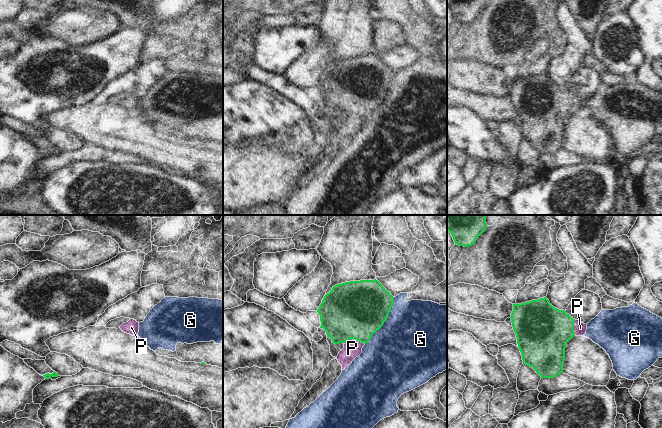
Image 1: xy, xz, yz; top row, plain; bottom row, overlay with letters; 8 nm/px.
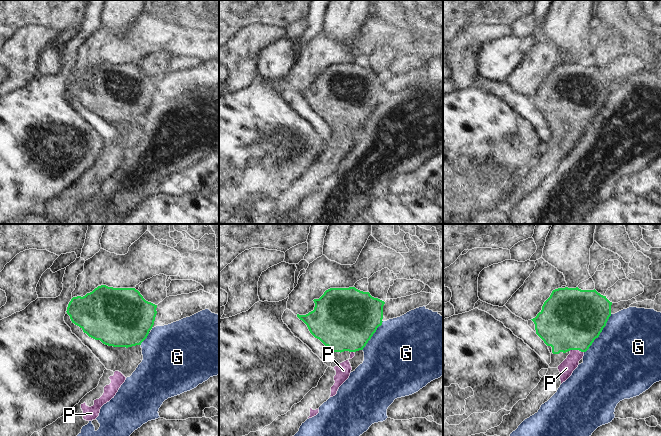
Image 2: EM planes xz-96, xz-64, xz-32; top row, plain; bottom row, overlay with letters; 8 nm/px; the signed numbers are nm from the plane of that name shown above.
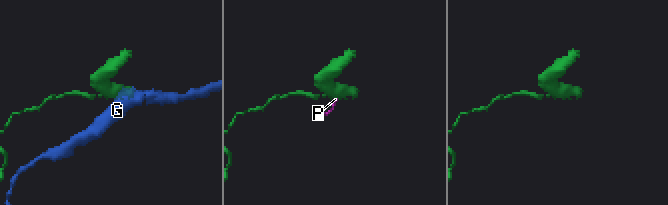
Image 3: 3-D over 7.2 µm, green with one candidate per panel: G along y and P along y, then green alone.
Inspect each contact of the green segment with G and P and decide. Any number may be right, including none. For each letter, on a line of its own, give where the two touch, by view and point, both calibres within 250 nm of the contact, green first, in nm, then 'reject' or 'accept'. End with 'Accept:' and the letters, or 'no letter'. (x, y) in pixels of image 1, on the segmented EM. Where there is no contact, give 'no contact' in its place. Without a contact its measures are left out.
G: xz (385, 320) | 460/500 nm | reject
P: xz (354, 338) | 460/140 nm | accept
Accept: P

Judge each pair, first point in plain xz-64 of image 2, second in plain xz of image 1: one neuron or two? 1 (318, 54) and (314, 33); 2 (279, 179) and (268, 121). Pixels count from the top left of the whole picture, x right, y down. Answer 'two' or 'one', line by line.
1: two
2: one

